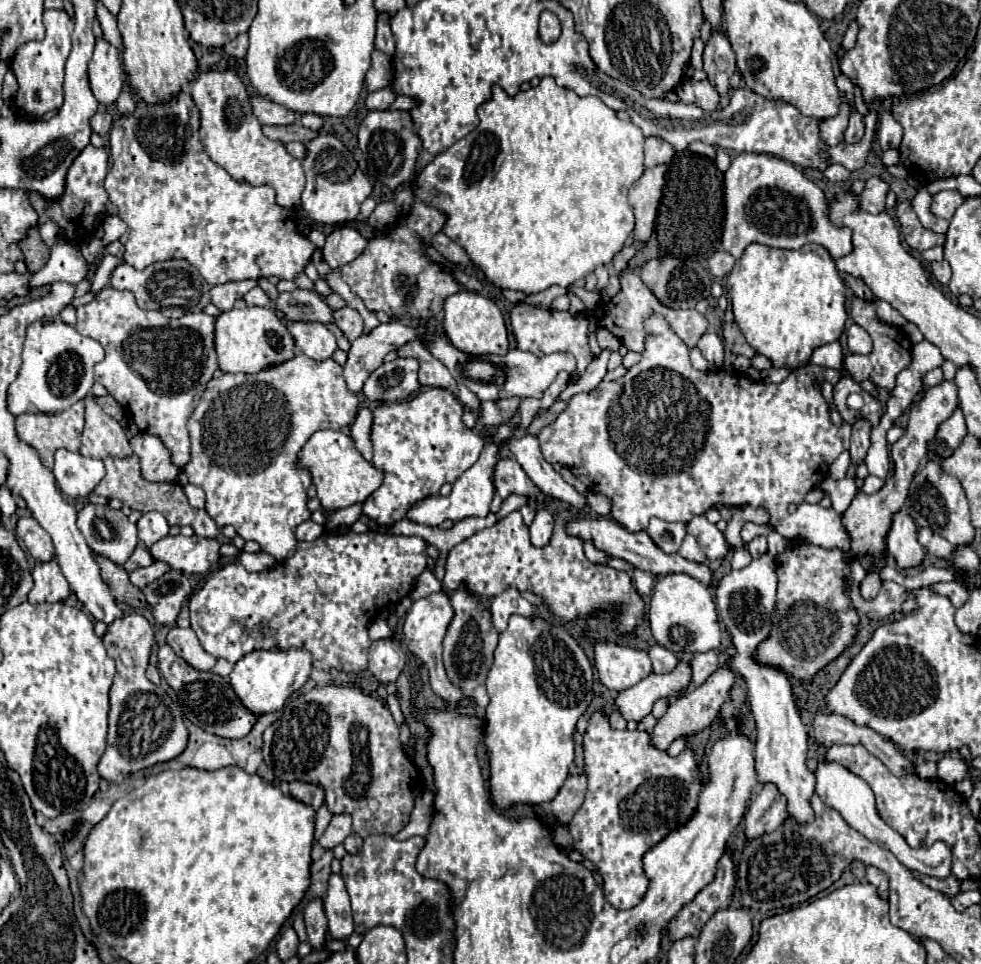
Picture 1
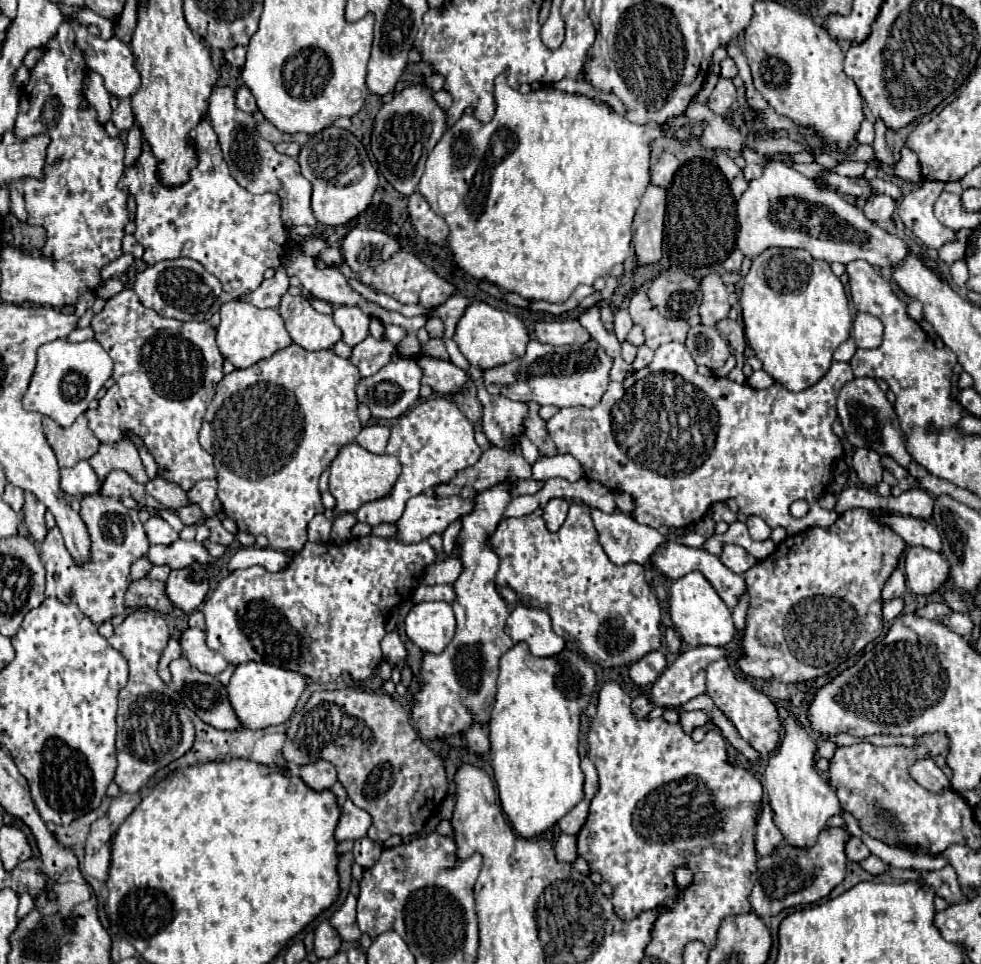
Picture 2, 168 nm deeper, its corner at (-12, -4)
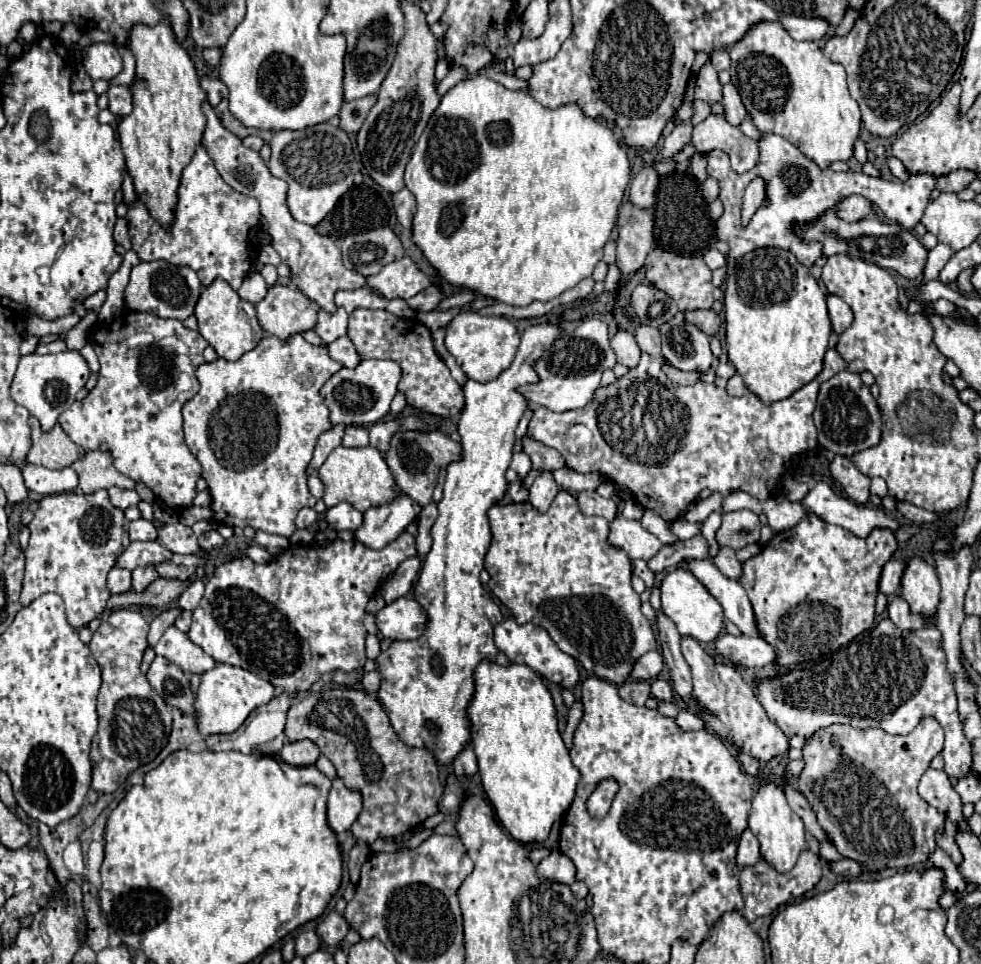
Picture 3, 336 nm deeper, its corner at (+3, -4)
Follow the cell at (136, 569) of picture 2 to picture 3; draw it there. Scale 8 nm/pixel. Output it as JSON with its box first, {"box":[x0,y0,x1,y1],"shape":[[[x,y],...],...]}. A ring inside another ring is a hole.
{"box":[107,567,131,595],"shape":[[[113,567],[109,571],[109,575],[107,575],[107,585],[109,585],[111,595],[119,595],[119,593],[131,591],[131,571]]]}

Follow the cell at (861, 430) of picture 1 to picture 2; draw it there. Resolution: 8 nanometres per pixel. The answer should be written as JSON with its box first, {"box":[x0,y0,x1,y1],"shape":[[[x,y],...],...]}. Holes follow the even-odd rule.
{"box":[852,447,884,487],"shape":[[[866,447],[856,449],[852,467],[858,473],[858,477],[860,477],[862,483],[866,483],[870,487],[876,487],[876,483],[882,481],[884,467],[882,467],[882,461],[880,459],[882,457],[874,449],[866,449]]]}

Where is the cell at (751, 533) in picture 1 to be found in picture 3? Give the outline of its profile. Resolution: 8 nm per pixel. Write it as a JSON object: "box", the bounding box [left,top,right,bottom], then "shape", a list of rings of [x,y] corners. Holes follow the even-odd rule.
{"box":[715,509,759,551],"shape":[[[741,509],[733,513],[723,513],[723,523],[717,529],[715,539],[719,547],[731,547],[733,551],[739,551],[749,543],[757,543],[759,531],[759,517],[749,509]]]}

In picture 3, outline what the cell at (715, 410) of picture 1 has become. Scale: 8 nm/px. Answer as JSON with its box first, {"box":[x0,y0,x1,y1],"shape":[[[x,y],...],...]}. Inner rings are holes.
{"box":[527,349,847,523],"shape":[[[827,349],[827,353],[825,353],[825,367],[823,367],[823,371],[821,371],[821,373],[819,373],[819,375],[817,375],[817,377],[815,377],[815,379],[813,379],[811,383],[807,383],[805,387],[801,387],[799,391],[795,391],[795,393],[793,393],[791,397],[787,397],[787,399],[781,399],[781,401],[777,401],[777,403],[771,403],[771,405],[763,405],[763,401],[761,401],[761,399],[759,399],[757,395],[753,395],[753,393],[749,393],[749,391],[747,391],[747,393],[745,393],[743,397],[731,397],[731,395],[727,395],[727,391],[725,391],[725,389],[721,389],[721,387],[715,387],[715,385],[711,385],[711,383],[703,383],[703,381],[697,381],[695,385],[689,385],[689,387],[683,387],[683,385],[673,385],[673,383],[671,383],[671,381],[669,381],[669,379],[665,377],[665,373],[663,373],[663,369],[661,369],[661,363],[659,363],[657,359],[653,359],[653,357],[649,357],[647,353],[643,353],[643,355],[641,355],[641,361],[639,361],[639,365],[637,365],[637,367],[633,367],[633,369],[629,369],[629,373],[627,373],[625,377],[621,377],[621,379],[617,379],[617,381],[615,381],[613,385],[609,385],[609,387],[601,387],[601,389],[597,389],[597,393],[593,395],[593,399],[591,399],[591,401],[589,401],[589,403],[585,405],[585,407],[581,407],[581,409],[573,409],[573,411],[563,411],[563,413],[555,413],[555,411],[549,411],[547,407],[537,407],[537,409],[533,411],[533,417],[531,417],[531,421],[529,421],[529,427],[527,427],[527,437],[533,437],[533,439],[537,439],[537,441],[541,441],[543,445],[547,445],[547,447],[553,447],[553,449],[557,449],[557,451],[559,451],[559,453],[561,453],[561,455],[565,457],[565,461],[567,461],[567,467],[571,467],[571,469],[575,469],[575,471],[579,471],[579,473],[589,473],[589,471],[599,471],[599,473],[601,473],[601,475],[605,475],[605,477],[607,477],[609,481],[617,481],[617,483],[621,483],[621,485],[625,485],[625,487],[629,487],[629,489],[631,489],[631,493],[633,493],[633,497],[637,499],[637,503],[639,503],[641,507],[645,507],[645,509],[653,509],[653,511],[657,511],[657,513],[659,513],[659,515],[661,515],[661,517],[663,517],[665,521],[669,521],[669,523],[671,523],[671,521],[675,521],[675,519],[677,519],[677,517],[679,517],[679,515],[681,515],[681,513],[685,511],[685,507],[687,507],[689,503],[693,503],[693,501],[695,501],[695,499],[699,497],[699,493],[701,493],[703,489],[709,489],[709,491],[719,491],[719,493],[721,493],[721,495],[725,495],[725,497],[727,497],[727,493],[733,493],[733,491],[745,491],[745,493],[751,493],[753,497],[757,497],[759,501],[765,501],[765,499],[769,499],[769,497],[771,497],[771,491],[775,489],[775,485],[777,485],[777,483],[779,483],[779,479],[781,479],[781,475],[783,475],[783,473],[787,471],[787,465],[789,465],[789,461],[791,461],[791,459],[793,459],[795,455],[799,455],[799,453],[805,453],[805,451],[811,451],[811,449],[815,449],[815,447],[817,447],[817,431],[815,431],[815,425],[813,425],[813,419],[811,419],[811,413],[813,413],[813,409],[815,409],[815,399],[817,399],[817,391],[819,391],[819,387],[821,387],[821,383],[823,383],[823,381],[827,381],[829,377],[833,377],[833,375],[837,375],[837,373],[839,373],[839,371],[843,371],[845,367],[847,367],[847,363],[845,363],[845,359],[843,359],[843,357],[841,357],[841,355],[839,355],[839,353],[835,351],[835,349]],[[641,409],[643,409],[643,413],[647,413],[647,411],[651,411],[651,415],[655,417],[655,423],[657,423],[657,431],[659,431],[659,443],[657,443],[657,445],[649,445],[649,449],[647,449],[647,447],[641,447],[641,449],[639,449],[639,445],[637,445],[637,443],[639,443],[639,441],[637,441],[637,435],[639,435],[639,411],[641,411]],[[583,427],[587,429],[587,433],[589,433],[589,437],[585,435],[585,431],[583,431]],[[645,449],[647,449],[647,453],[645,453],[647,457],[643,457],[643,459],[641,459],[639,455],[641,455],[641,451],[645,451]],[[637,451],[639,451],[639,453],[637,453]]]}

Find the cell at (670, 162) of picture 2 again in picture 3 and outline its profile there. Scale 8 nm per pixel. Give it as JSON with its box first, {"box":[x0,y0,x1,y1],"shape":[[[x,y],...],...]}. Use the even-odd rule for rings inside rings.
{"box":[629,169,659,209],"shape":[[[641,169],[629,187],[629,201],[641,209],[653,209],[659,175],[655,169]]]}

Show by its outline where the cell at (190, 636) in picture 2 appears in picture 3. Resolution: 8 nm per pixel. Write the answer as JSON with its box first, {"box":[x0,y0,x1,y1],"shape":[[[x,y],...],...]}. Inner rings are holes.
{"box":[155,625,215,675],"shape":[[[171,625],[163,633],[159,643],[155,645],[155,653],[169,659],[177,667],[181,667],[185,673],[201,675],[215,667],[215,661],[201,647],[191,643],[187,633],[179,631],[175,625]]]}

